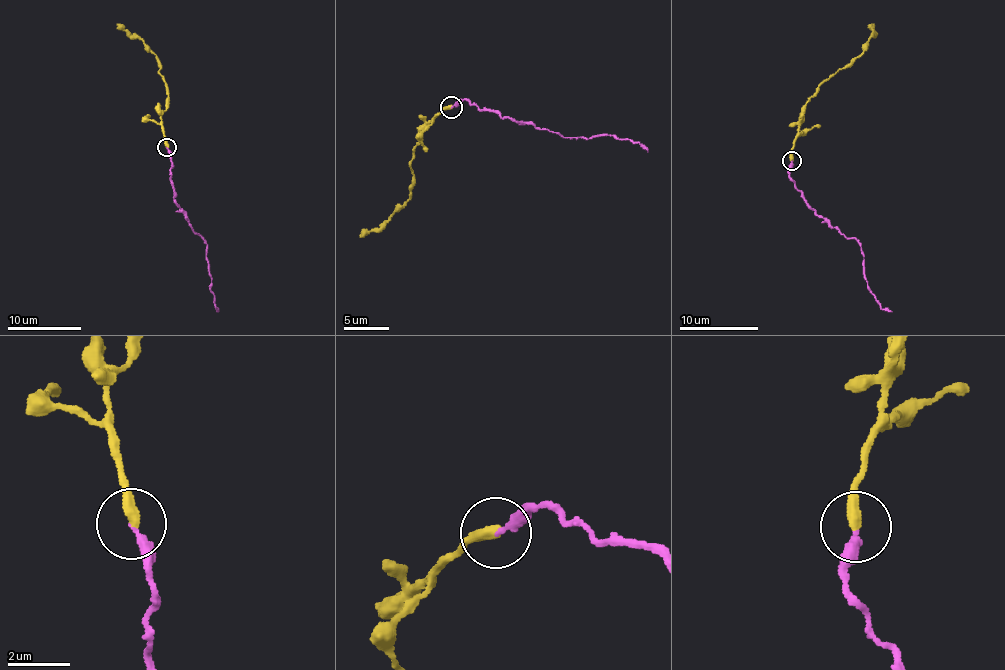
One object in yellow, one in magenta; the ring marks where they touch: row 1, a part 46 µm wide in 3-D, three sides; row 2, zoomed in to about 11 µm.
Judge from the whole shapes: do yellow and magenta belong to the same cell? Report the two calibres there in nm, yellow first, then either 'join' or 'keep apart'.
360 nm thick on the yellow side, 240 nm on the other; join

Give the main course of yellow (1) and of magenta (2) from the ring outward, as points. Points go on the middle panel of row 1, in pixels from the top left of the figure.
1: (450, 108), (422, 125), (420, 139), (413, 152), (411, 192), (403, 205), (392, 217), (359, 237)
2: (450, 108), (468, 100), (483, 110), (488, 109), (565, 137), (616, 135), (636, 142), (647, 151)

